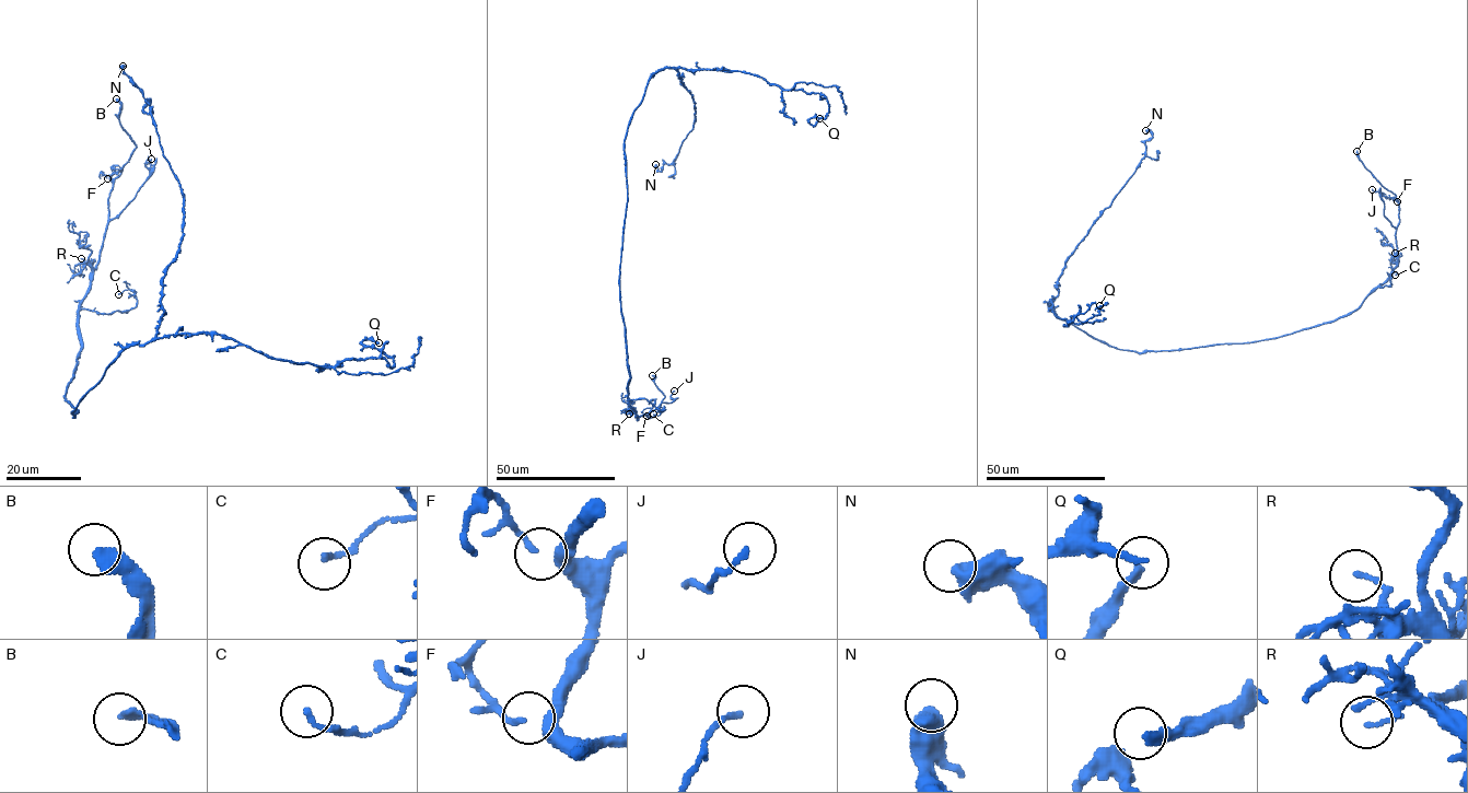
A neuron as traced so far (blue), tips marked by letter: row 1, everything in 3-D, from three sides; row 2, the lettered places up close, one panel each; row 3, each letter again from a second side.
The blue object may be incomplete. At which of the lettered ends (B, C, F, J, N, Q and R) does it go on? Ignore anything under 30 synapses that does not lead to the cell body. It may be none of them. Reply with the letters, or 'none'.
B

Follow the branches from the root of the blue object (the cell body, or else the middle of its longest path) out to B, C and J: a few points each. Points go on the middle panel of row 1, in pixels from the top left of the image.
B: (627, 194), (619, 299), (629, 376), (628, 401), (638, 416), (654, 416), (664, 397), (652, 375)
C: (627, 194), (619, 299), (629, 376), (628, 397), (647, 398), (665, 409), (657, 416), (653, 414)
J: (627, 194), (619, 299), (629, 376), (628, 401), (638, 416), (647, 415), (661, 403), (671, 403), (674, 391)

